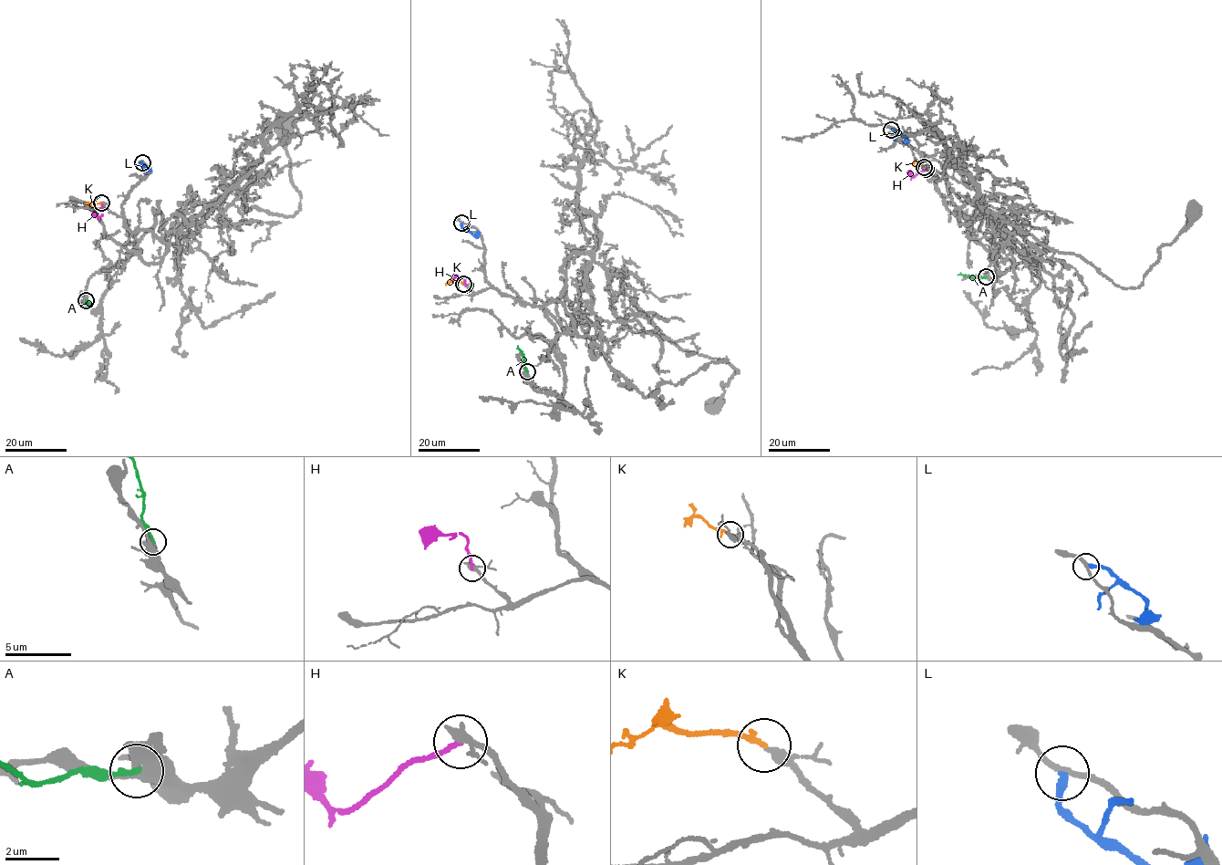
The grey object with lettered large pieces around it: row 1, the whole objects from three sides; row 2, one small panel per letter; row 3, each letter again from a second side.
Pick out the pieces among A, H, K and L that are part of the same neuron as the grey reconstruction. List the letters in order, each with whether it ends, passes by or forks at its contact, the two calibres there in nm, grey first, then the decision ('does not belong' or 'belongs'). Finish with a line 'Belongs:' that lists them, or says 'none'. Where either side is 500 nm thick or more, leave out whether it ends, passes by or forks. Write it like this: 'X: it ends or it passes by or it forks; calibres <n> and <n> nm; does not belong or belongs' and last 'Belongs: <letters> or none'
A: it ends; calibres 480 and 190 nm; does not belong
H: it ends; calibres 300 and 160 nm; does not belong
K: it ends; calibres 320 and 200 nm; belongs
L: it ends; calibres 220 and 280 nm; does not belong
Belongs: K

